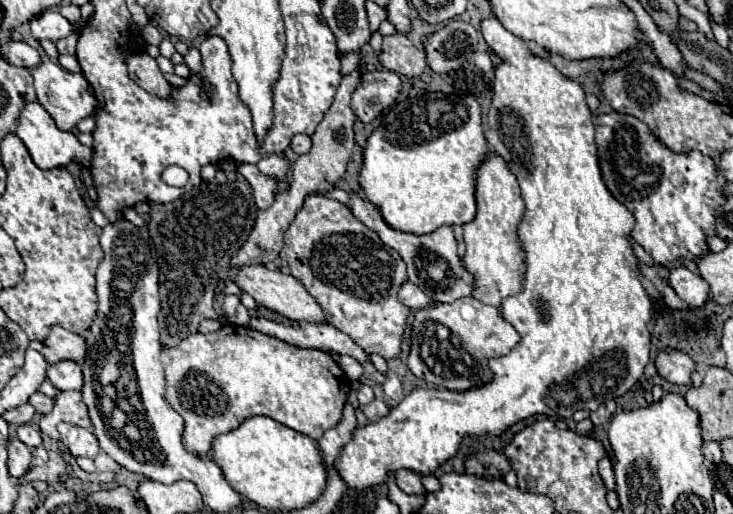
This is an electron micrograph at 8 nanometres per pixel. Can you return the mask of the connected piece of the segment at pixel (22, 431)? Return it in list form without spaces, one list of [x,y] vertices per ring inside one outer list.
[[[20,425],[18,427],[18,439],[28,445],[28,447],[40,447],[42,445],[42,437],[40,431],[36,431],[32,425]]]

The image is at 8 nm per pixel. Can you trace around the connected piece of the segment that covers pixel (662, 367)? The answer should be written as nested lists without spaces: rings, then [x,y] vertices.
[[[662,351],[656,357],[656,369],[658,373],[676,385],[692,385],[692,371],[696,369],[696,363],[688,353],[682,351]]]

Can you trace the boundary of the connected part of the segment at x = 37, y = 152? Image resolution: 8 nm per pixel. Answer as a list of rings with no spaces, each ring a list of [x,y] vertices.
[[[28,103],[22,109],[20,121],[18,121],[18,131],[16,135],[20,137],[20,141],[26,145],[26,149],[30,151],[32,161],[40,167],[40,169],[54,169],[54,167],[66,167],[72,161],[82,163],[84,167],[90,165],[92,159],[92,149],[82,145],[74,133],[68,131],[60,131],[54,123],[54,119],[46,113],[46,109],[40,103]]]

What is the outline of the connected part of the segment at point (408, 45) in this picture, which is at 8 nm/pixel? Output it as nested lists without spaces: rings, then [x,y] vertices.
[[[402,35],[384,37],[378,59],[380,59],[382,67],[402,73],[402,75],[408,75],[408,77],[422,75],[422,71],[426,69],[424,51],[416,49],[412,45],[412,41]]]

